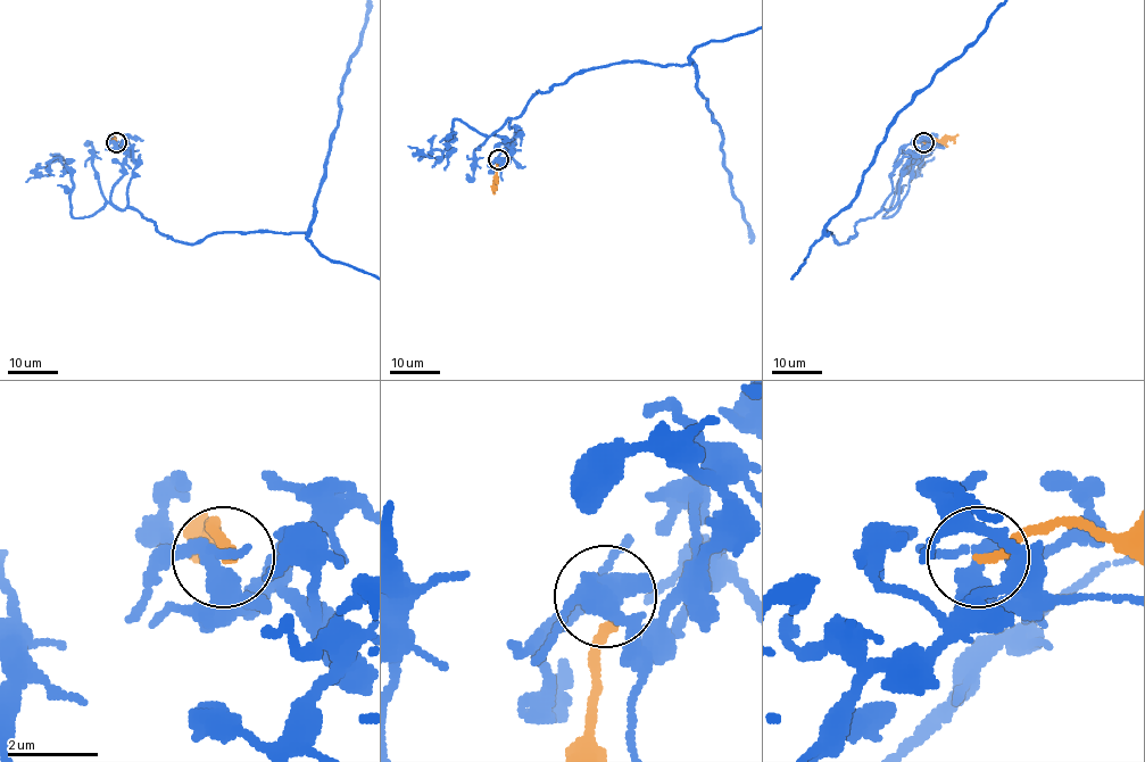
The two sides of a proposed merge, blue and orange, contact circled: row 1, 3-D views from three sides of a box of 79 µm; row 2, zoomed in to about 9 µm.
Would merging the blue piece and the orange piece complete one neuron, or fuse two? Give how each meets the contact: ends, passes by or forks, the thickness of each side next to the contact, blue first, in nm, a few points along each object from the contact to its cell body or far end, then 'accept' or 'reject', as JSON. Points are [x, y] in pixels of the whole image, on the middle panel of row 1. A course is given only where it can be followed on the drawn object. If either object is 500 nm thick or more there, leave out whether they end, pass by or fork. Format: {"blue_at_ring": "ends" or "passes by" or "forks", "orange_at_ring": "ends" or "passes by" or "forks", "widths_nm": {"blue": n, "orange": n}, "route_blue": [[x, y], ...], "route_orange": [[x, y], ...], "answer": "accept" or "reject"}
{"blue_at_ring": "forks", "orange_at_ring": "ends", "widths_nm": {"blue": 320, "orange": 220}, "route_orange": [[498, 159], [495, 195]], "answer": "reject"}

